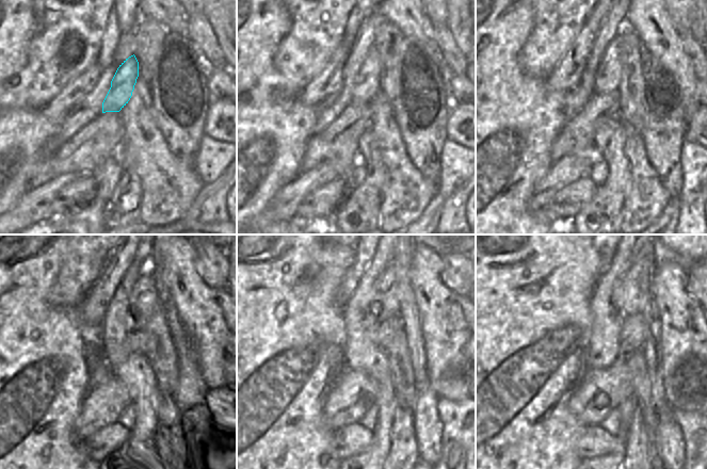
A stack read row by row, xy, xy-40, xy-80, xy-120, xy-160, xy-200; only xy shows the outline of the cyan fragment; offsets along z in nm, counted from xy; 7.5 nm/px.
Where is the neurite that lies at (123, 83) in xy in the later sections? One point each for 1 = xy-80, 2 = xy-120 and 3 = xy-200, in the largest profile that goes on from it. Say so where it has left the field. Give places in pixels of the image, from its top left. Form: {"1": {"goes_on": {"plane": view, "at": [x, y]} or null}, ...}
{"1": {"goes_on": {"plane": "xy-80", "at": [608, 77]}}, "2": {"goes_on": {"plane": "xy-120", "at": [144, 298]}}, "3": {"goes_on": {"plane": "xy-200", "at": [631, 294]}}}

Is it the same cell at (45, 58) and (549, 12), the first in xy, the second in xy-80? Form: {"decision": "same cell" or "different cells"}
{"decision": "same cell"}

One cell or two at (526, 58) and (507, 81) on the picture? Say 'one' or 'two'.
two

